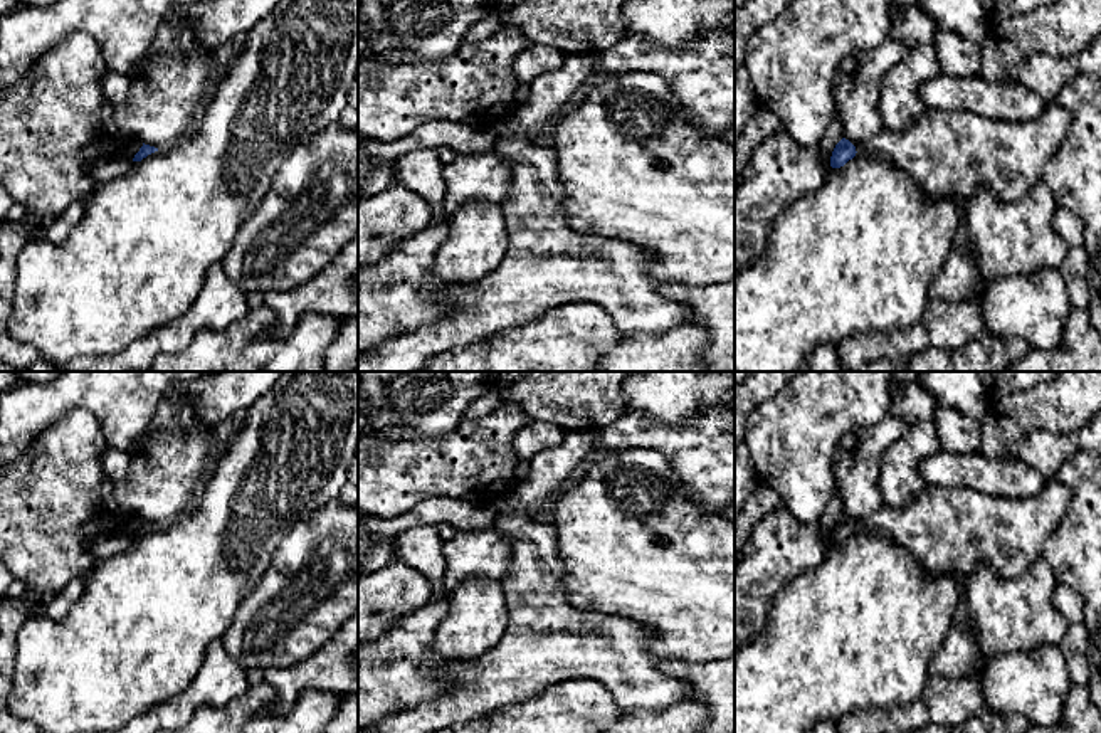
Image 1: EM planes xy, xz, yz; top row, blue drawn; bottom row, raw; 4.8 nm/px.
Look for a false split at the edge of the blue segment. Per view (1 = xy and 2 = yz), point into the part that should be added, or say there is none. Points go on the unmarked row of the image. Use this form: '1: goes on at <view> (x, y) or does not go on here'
1: does not go on here
2: does not go on here

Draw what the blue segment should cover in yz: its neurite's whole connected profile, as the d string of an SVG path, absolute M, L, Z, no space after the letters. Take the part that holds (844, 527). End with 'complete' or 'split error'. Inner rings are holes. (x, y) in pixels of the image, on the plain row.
M842 514L832 528L830 543L832 545L844 543L849 536L856 533L856 530L857 530L856 523L849 516Z | complete

